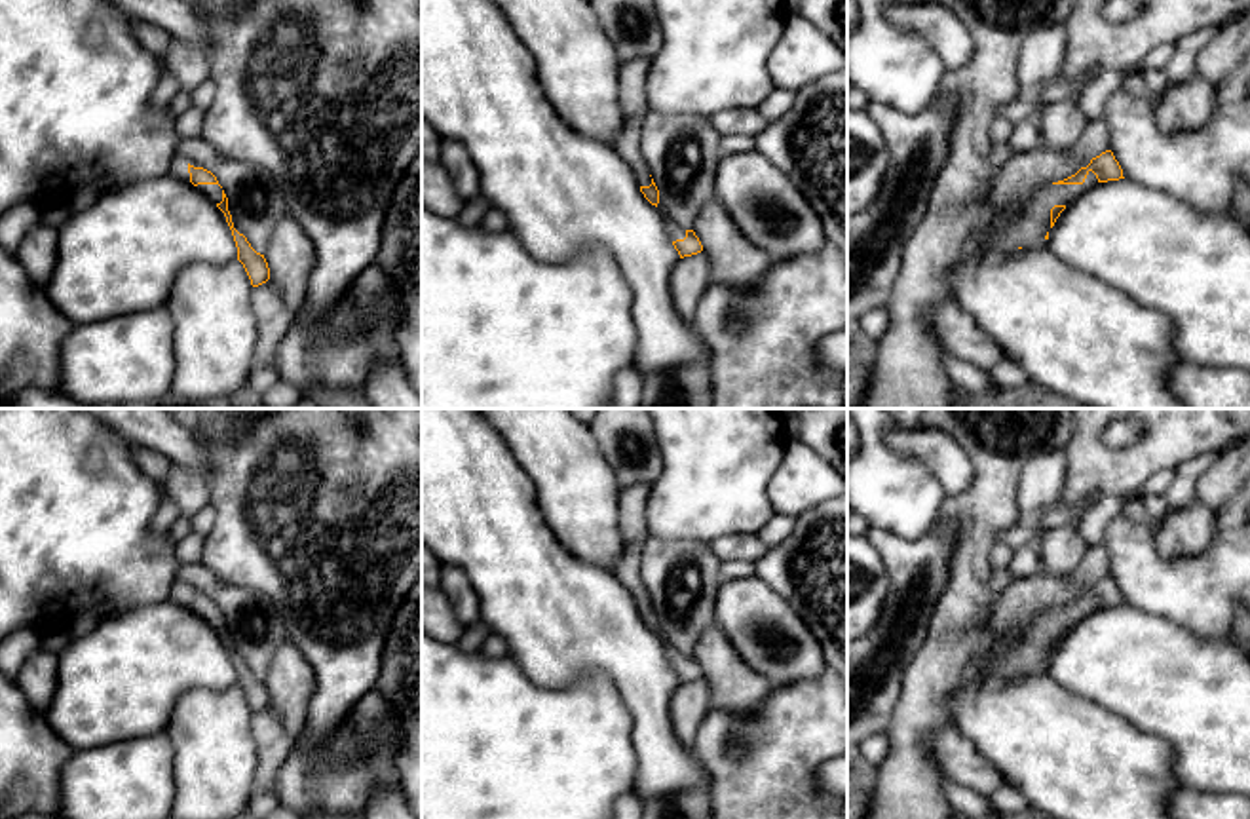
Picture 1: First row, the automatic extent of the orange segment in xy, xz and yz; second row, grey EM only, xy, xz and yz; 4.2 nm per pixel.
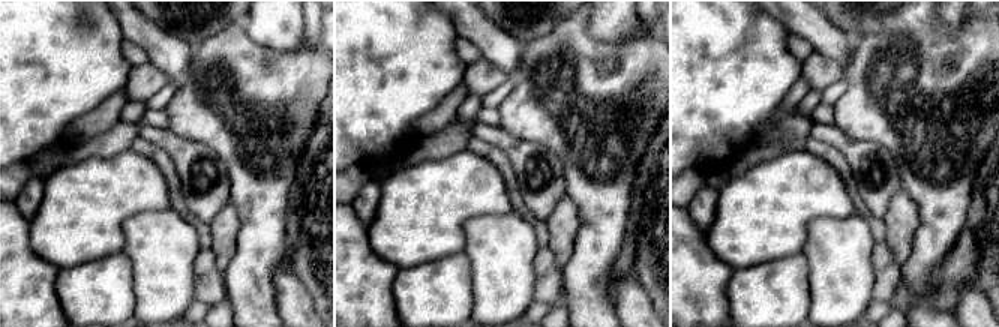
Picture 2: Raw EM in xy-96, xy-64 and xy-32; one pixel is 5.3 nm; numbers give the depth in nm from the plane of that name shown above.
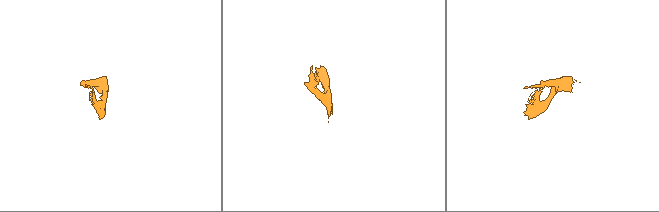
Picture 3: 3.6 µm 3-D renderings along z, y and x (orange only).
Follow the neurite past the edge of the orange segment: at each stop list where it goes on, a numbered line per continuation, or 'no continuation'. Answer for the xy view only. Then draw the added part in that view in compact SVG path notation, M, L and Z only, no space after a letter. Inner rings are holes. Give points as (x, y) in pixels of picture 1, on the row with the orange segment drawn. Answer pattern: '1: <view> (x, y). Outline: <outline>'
1: xy (213, 190). Outline: M198 184L196 188L207 194L215 203L222 201L222 188L218 184Z

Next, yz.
1: yz (909, 371). Outline: M925 0L925 4L948 8L965 25L973 40L973 57L967 65L946 72L935 99L935 103L952 101L956 105L948 156L933 188L929 209L904 247L902 264L885 306L889 325L876 342L868 393L857 409L950 409L963 390L946 374L948 352L925 321L933 306L952 302L946 274L982 238L1022 249L1047 247L1051 209L1068 205L1098 182L1089 171L1083 184L1051 184L1039 190L1016 211L1016 224L1011 230L1005 228L994 207L997 171L990 163L995 146L990 125L997 118L995 108L1016 101L1018 57L1026 38L1037 29L1066 23L1073 0Z

